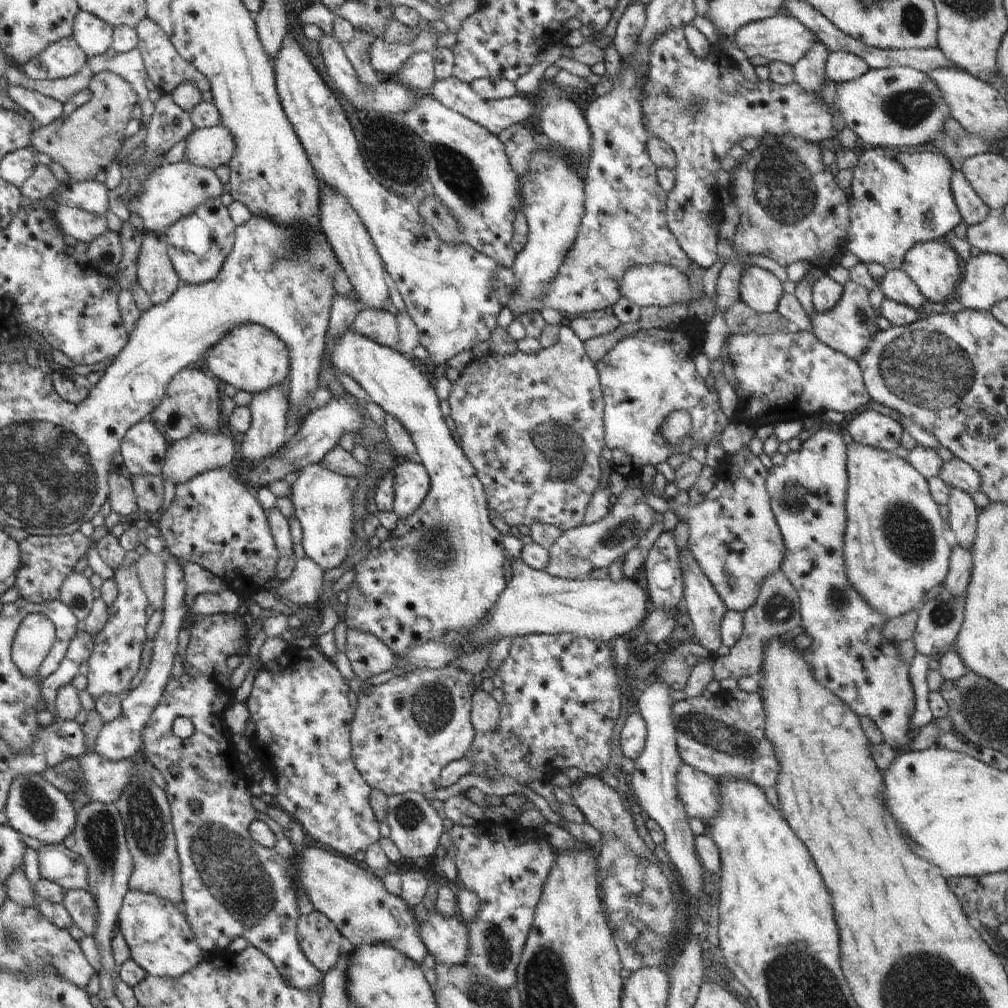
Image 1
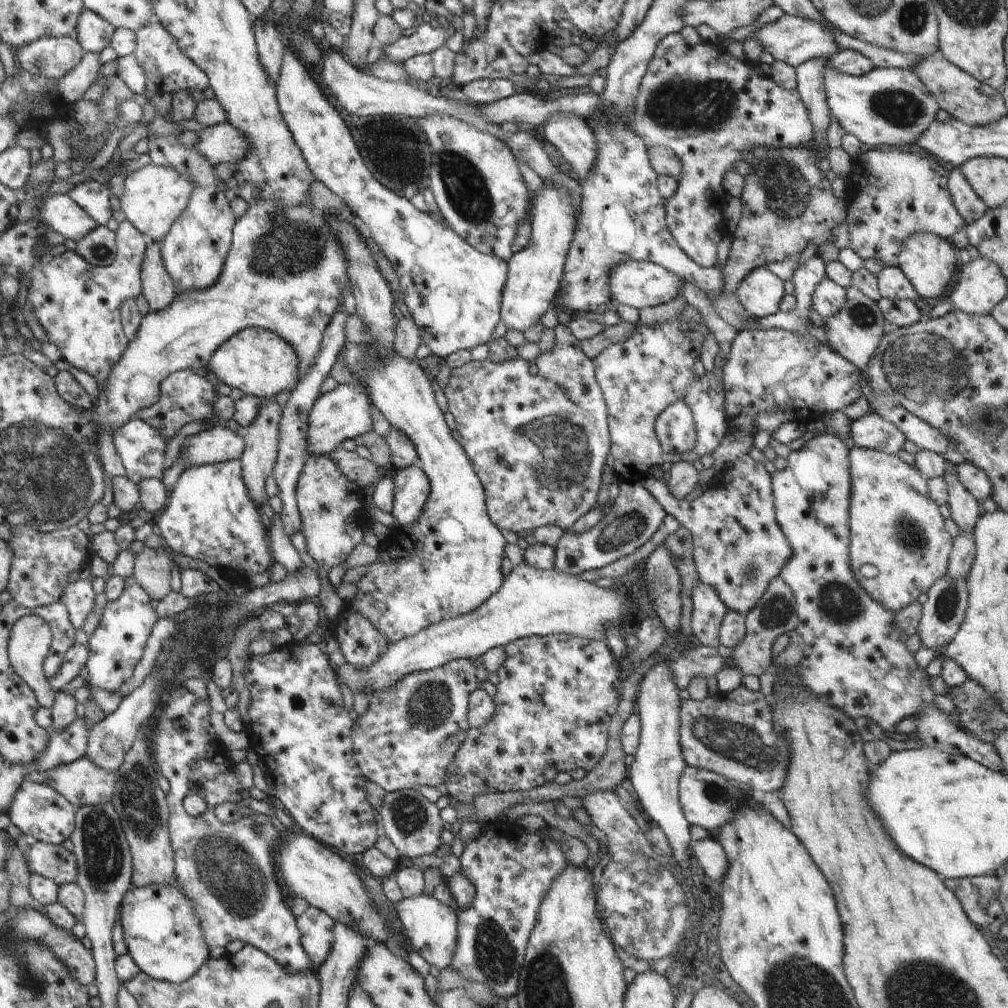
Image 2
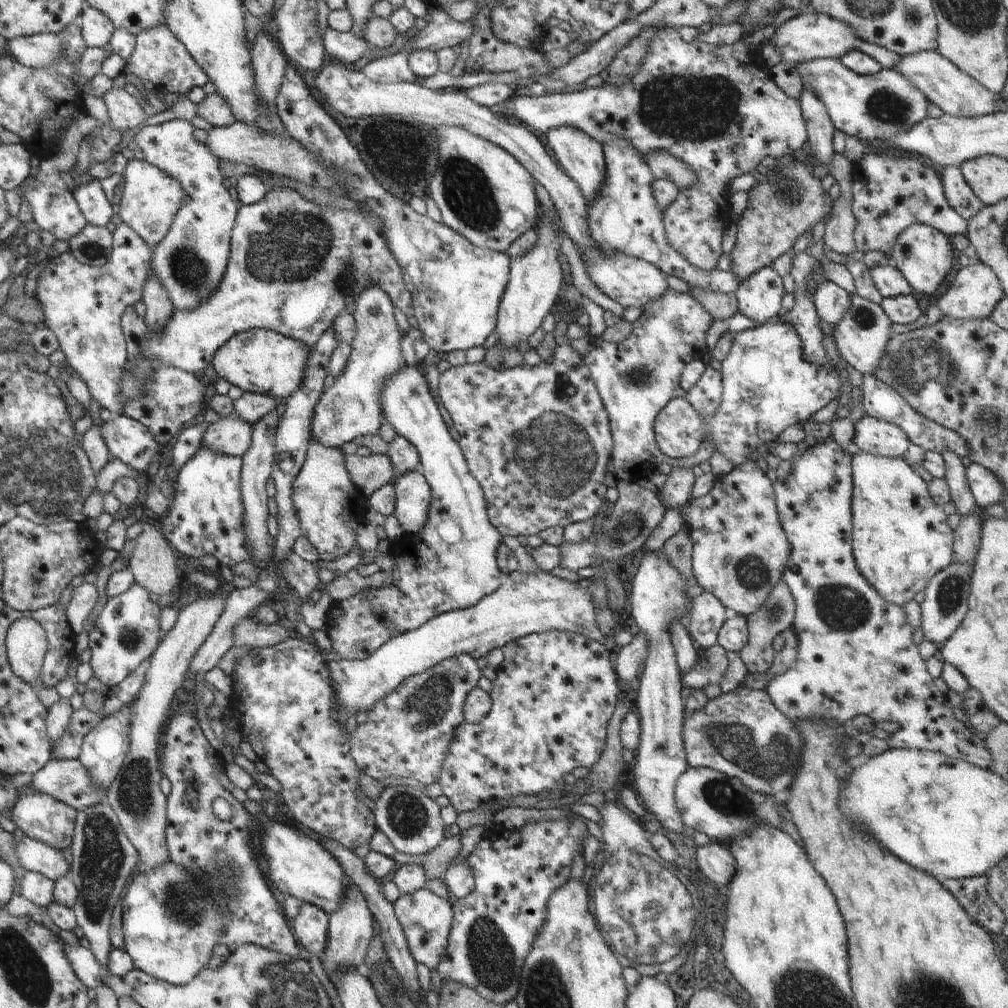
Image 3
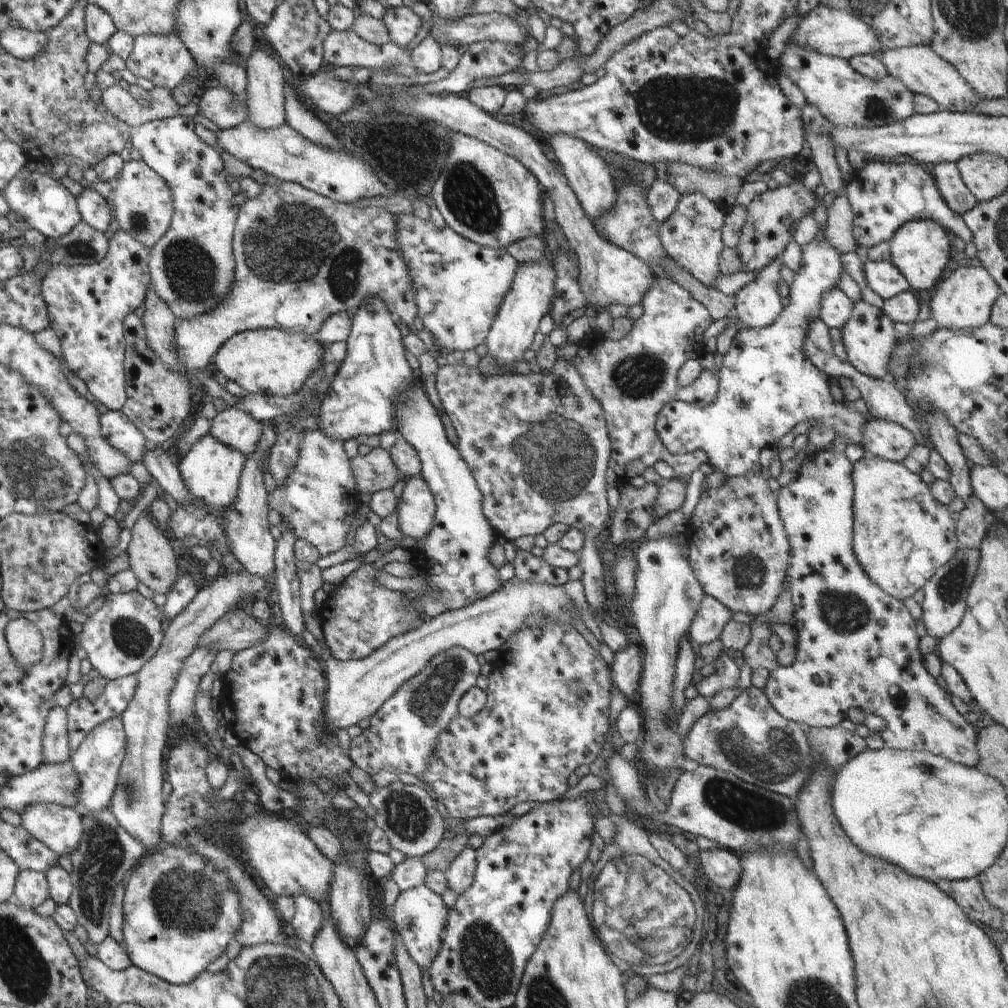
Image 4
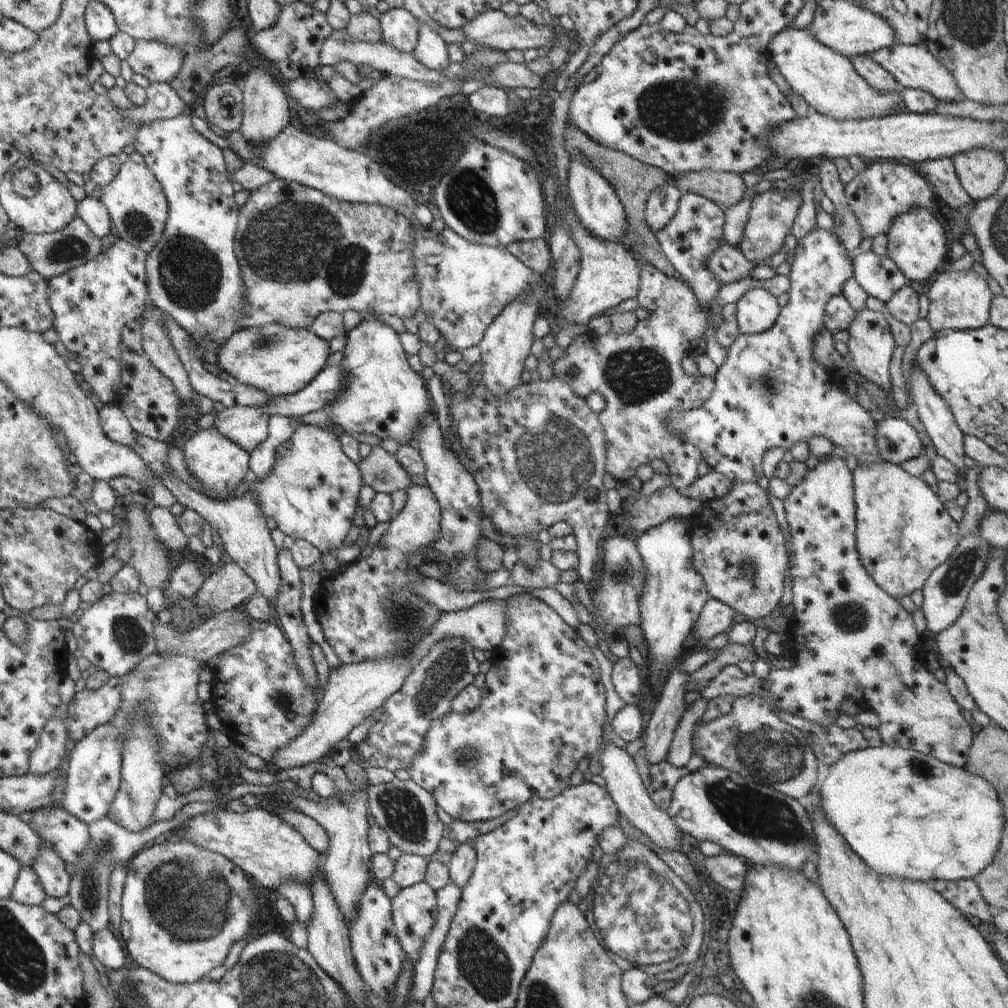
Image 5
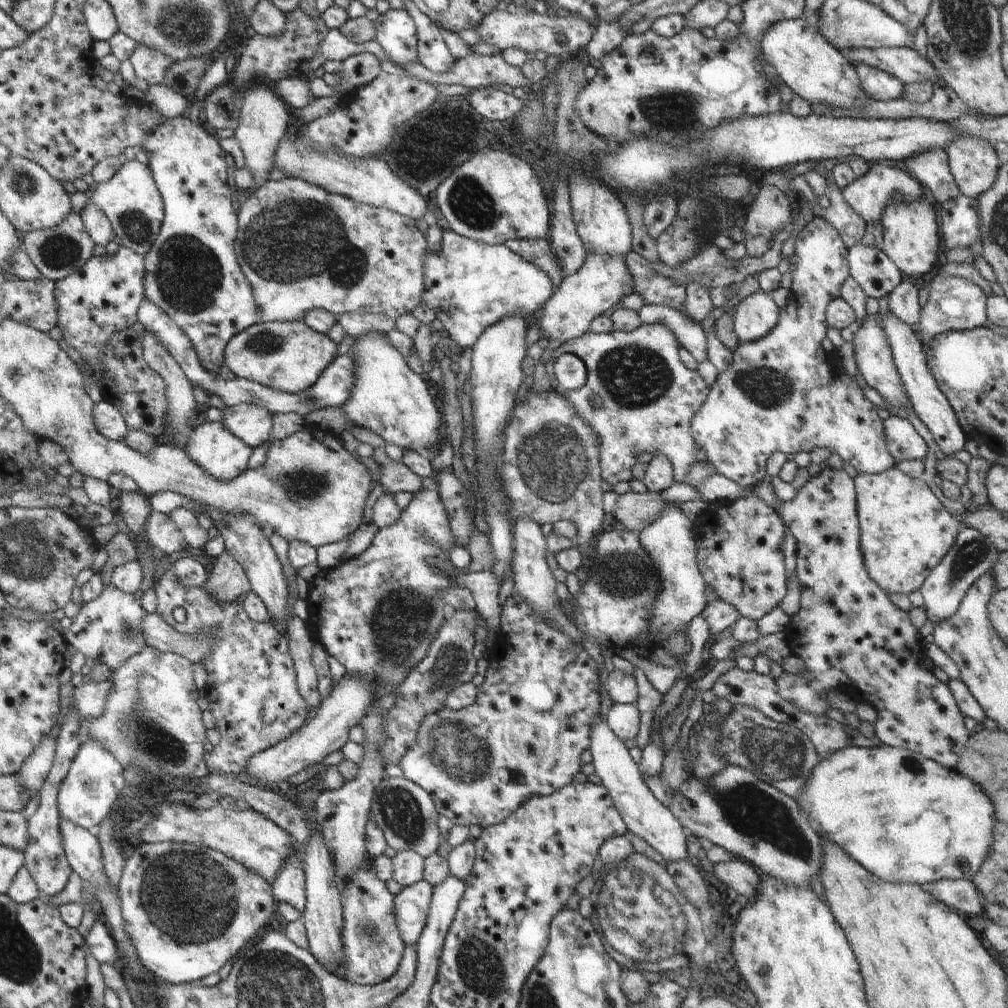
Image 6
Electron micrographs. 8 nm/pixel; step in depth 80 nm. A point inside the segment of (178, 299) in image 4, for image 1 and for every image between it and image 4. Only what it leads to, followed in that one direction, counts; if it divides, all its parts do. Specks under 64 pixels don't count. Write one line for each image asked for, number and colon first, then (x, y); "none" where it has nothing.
1: (198, 244)
2: (195, 248)
3: (190, 262)

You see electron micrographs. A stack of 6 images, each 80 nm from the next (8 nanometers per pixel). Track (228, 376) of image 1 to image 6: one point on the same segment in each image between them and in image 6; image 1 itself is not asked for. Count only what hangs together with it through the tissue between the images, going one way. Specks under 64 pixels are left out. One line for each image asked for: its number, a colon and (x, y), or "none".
2: (257, 361)
3: (259, 361)
4: (275, 362)
5: (276, 359)
6: (289, 357)

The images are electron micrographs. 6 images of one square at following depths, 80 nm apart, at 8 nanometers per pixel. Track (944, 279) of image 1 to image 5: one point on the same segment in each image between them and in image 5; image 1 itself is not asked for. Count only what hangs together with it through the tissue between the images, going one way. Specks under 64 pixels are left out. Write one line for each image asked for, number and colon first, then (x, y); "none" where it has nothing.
2: (928, 261)
3: (924, 256)
4: (920, 249)
5: (916, 240)

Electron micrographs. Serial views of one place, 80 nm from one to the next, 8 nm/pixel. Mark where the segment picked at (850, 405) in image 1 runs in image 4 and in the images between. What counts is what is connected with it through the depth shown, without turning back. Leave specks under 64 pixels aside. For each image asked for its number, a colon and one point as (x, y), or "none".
2: (772, 376)
3: (768, 385)
4: (766, 384)

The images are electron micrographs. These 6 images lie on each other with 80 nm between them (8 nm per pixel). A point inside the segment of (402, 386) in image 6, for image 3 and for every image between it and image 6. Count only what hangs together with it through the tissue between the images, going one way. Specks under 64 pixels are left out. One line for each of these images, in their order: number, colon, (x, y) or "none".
3: (351, 407)
4: (371, 379)
5: (382, 395)

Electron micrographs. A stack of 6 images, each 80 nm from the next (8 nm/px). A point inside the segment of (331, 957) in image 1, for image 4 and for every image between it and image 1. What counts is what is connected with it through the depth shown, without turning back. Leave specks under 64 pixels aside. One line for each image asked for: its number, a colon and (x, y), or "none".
2: (315, 927)
3: (310, 927)
4: (307, 921)

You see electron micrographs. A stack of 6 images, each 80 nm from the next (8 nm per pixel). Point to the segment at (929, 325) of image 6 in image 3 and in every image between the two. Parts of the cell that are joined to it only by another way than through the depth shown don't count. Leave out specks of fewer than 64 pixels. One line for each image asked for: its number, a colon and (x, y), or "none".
3: (976, 290)
4: (964, 300)
5: (959, 300)

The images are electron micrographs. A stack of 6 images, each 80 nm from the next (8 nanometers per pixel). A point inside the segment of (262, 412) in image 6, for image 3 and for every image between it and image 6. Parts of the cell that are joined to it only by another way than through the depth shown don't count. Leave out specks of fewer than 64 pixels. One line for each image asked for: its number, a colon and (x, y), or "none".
3: (230, 436)
4: (232, 427)
5: (246, 426)

